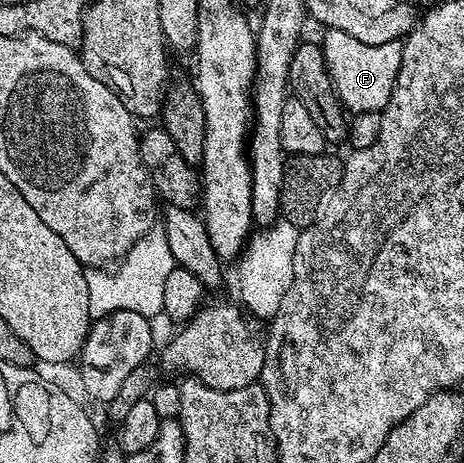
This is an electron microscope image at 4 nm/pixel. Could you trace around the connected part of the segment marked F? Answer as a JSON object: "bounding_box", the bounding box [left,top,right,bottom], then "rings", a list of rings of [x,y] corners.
{"bounding_box":[322,28,403,114],"rings":[[[328,28],[325,33],[322,39],[325,66],[340,103],[352,114],[380,112],[396,85],[403,43],[395,40],[382,42],[382,46],[366,46],[366,42],[358,42],[358,38],[350,38],[350,34],[342,34],[342,30],[337,28]]]}

